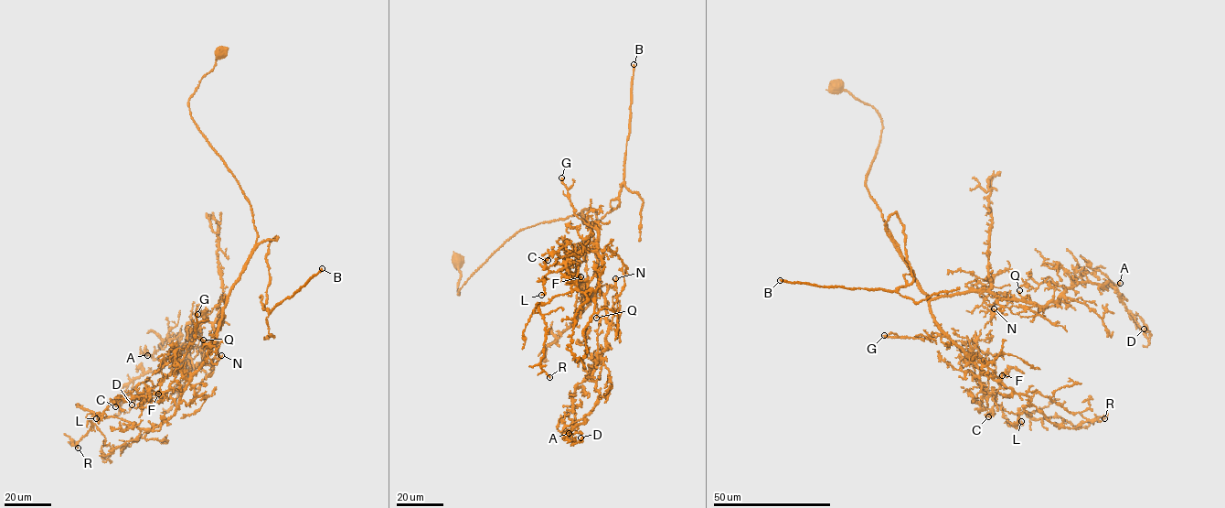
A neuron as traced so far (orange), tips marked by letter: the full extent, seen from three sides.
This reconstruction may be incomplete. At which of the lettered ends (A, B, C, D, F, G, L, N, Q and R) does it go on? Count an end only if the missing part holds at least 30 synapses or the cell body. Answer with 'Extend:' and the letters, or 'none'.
Extend: B, G

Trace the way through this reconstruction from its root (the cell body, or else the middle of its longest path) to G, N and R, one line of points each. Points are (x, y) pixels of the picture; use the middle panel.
G: (458, 262), (459, 294), (520, 230), (579, 213), (596, 226), (575, 213), (561, 178)
N: (458, 262), (459, 294), (517, 232), (579, 213), (592, 237), (599, 290), (615, 287), (615, 278)
R: (458, 262), (459, 294), (520, 230), (579, 213), (596, 225), (596, 291), (538, 305), (549, 377)

